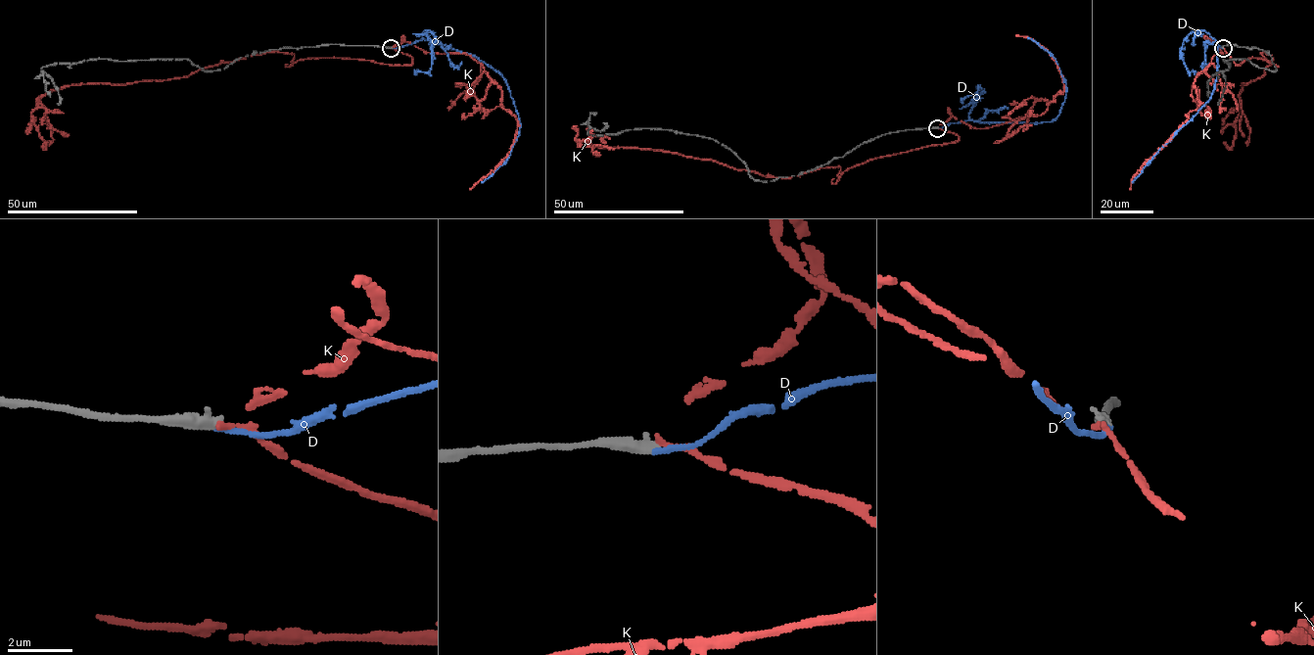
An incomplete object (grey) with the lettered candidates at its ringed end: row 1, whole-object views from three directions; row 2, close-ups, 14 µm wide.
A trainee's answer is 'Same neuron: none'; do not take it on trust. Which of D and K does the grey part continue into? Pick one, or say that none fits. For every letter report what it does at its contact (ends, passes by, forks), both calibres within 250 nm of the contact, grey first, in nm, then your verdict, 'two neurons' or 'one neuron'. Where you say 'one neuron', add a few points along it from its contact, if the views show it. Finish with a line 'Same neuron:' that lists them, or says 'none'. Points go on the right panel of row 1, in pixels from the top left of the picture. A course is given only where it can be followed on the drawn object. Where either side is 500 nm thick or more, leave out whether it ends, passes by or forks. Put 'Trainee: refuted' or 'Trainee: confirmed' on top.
Trainee: refuted
D: it ends there; 380 nm thick on the grey side, 180 nm on the other; one neuron; it runs (1223, 48), (1214, 39), (1217, 70), (1208, 101), (1132, 183)
K: it ends there; 360 nm thick on the grey side, 150 nm on the other; two neurons
Same neuron: D

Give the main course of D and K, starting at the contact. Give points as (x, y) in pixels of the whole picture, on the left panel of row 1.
D: (391, 48), (423, 39), (440, 42), (476, 56), (504, 80), (520, 120), (519, 135), (508, 159), (481, 183)
K: (392, 47), (410, 64), (272, 51), (179, 78), (67, 84), (32, 113), (46, 141)

